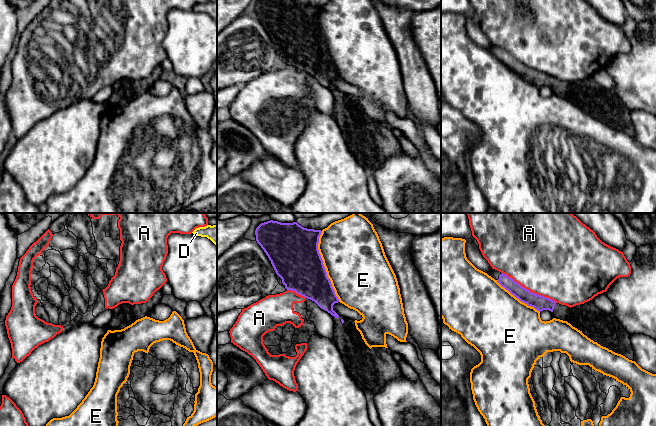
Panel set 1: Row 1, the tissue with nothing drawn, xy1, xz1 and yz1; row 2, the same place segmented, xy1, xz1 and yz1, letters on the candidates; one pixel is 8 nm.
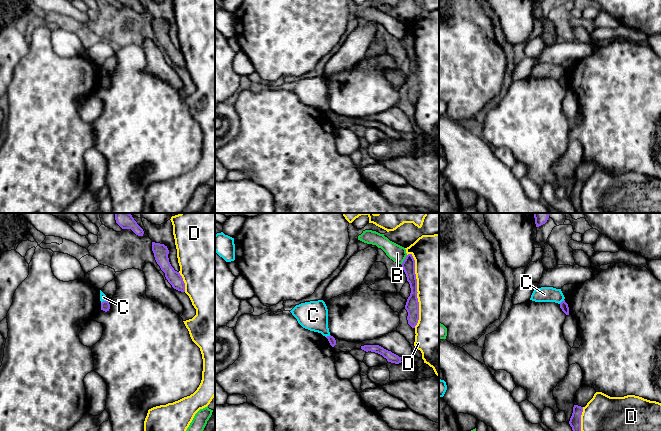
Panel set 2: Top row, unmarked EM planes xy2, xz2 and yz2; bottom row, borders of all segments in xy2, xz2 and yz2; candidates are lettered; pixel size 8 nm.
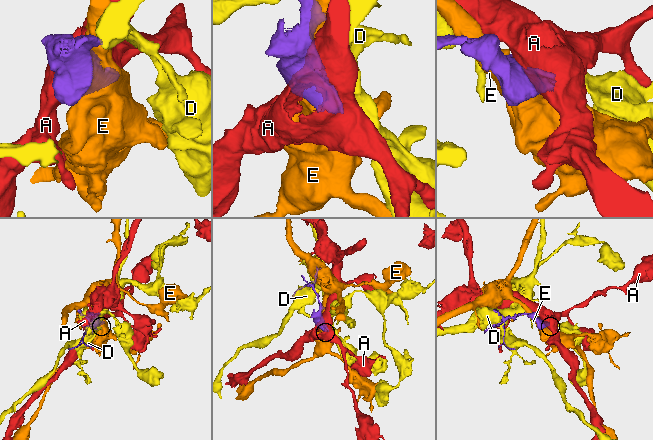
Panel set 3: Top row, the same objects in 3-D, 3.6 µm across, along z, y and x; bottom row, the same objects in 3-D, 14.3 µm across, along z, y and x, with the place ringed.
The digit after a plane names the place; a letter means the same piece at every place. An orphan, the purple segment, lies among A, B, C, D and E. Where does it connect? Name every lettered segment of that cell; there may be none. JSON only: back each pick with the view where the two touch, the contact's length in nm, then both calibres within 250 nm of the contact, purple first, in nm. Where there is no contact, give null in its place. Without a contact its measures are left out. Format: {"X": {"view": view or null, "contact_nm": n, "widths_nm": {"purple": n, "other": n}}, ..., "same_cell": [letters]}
{"same_cell": []}

